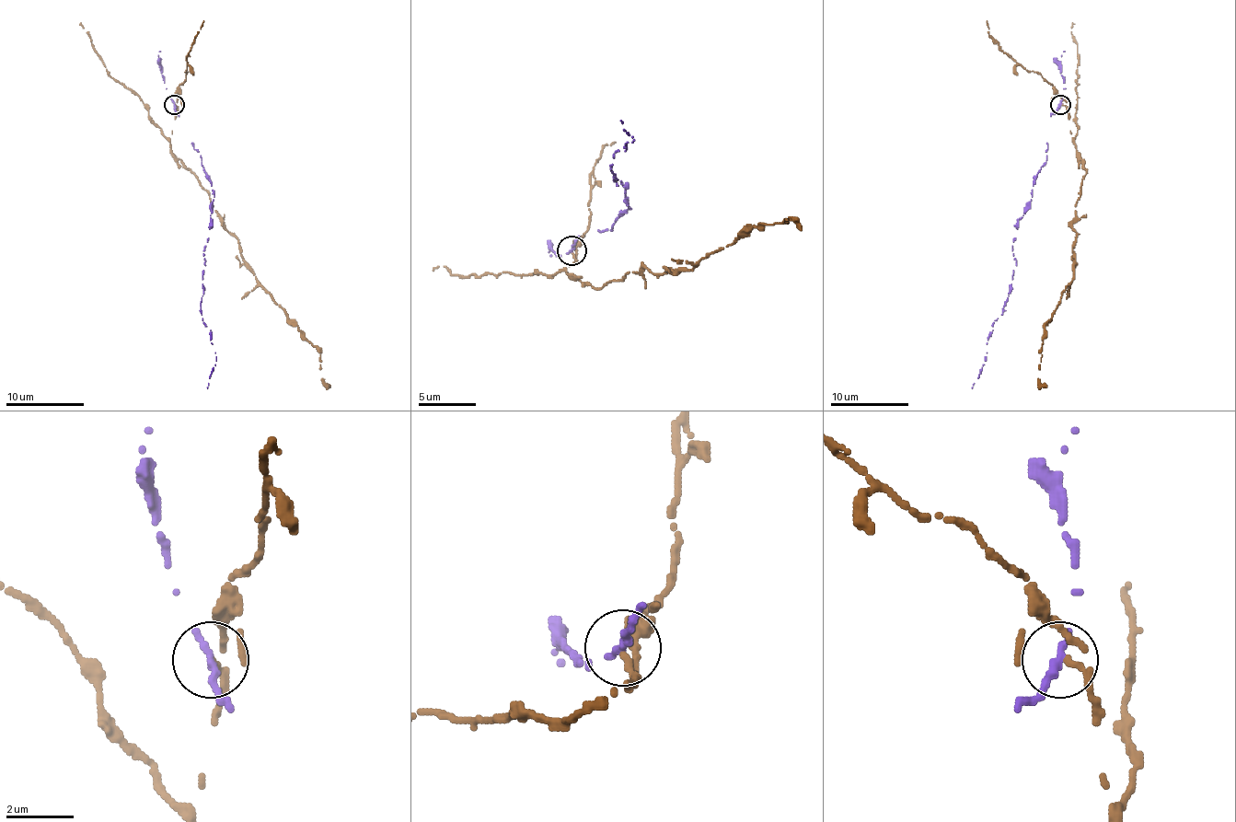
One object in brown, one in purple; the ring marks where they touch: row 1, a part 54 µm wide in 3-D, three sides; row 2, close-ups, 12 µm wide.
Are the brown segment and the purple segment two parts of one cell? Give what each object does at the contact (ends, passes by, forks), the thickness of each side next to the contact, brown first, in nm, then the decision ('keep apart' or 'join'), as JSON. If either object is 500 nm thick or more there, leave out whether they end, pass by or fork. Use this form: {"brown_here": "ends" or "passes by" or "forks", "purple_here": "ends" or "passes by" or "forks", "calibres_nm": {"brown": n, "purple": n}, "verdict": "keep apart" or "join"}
{"brown_here": "passes by", "purple_here": "ends", "calibres_nm": {"brown": 150, "purple": 320}, "verdict": "keep apart"}

